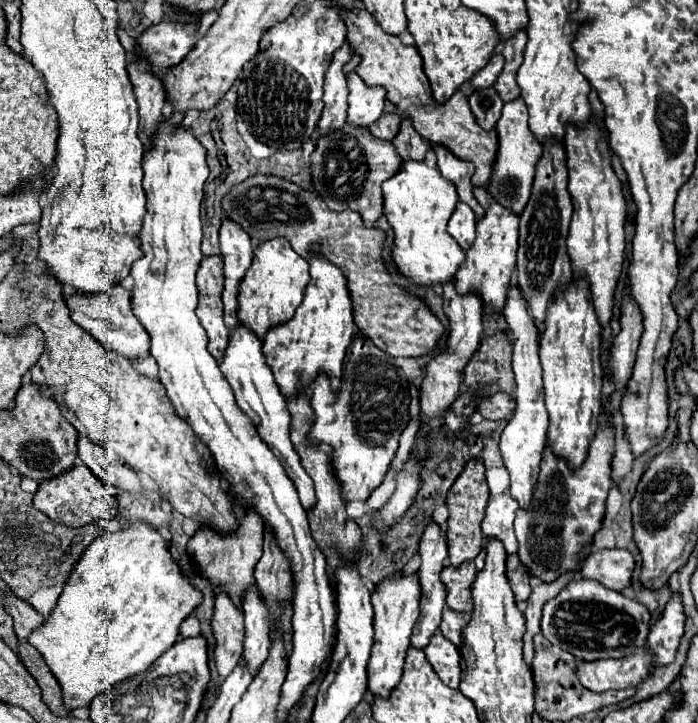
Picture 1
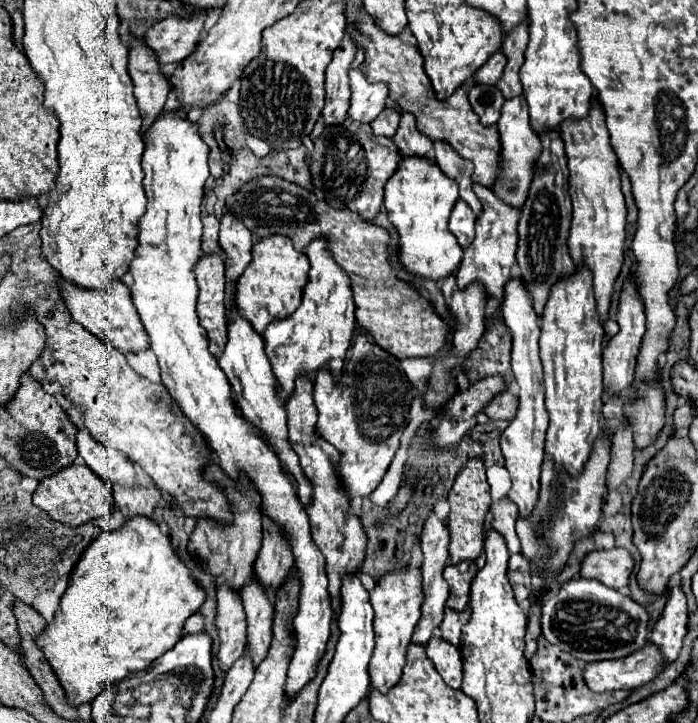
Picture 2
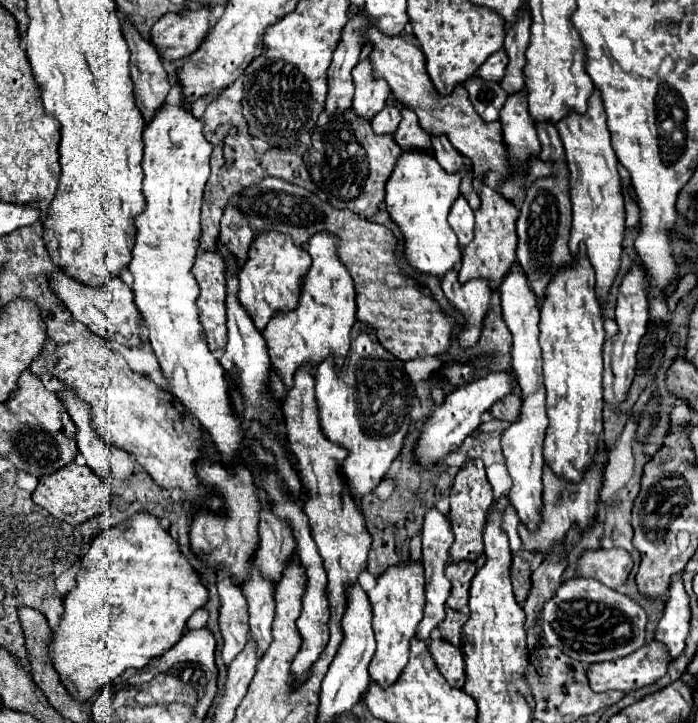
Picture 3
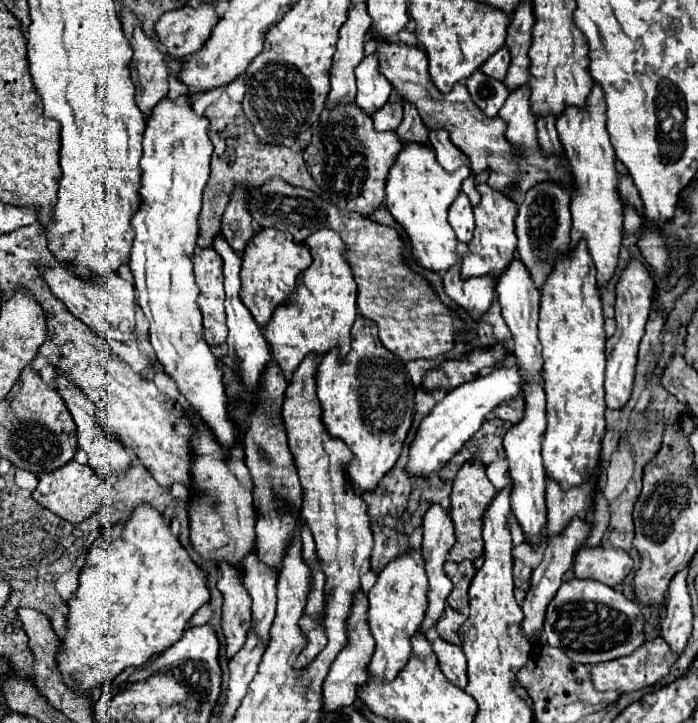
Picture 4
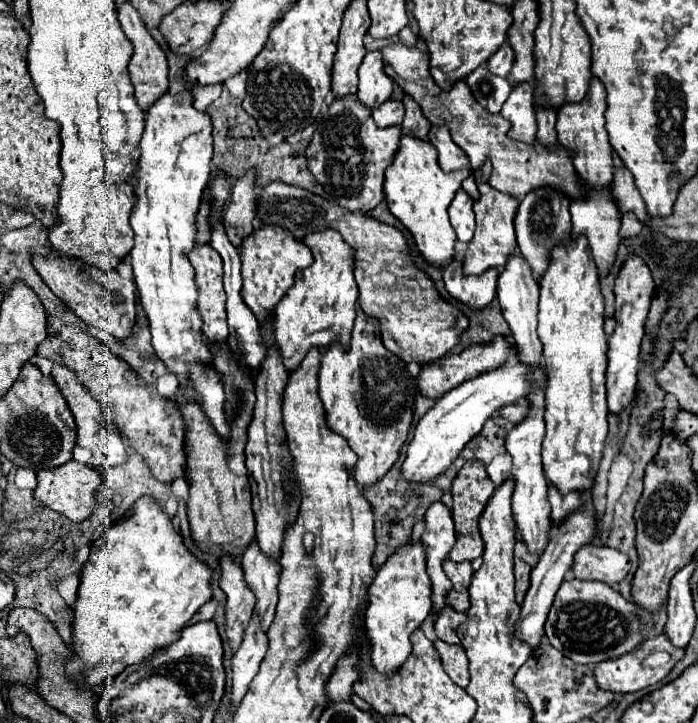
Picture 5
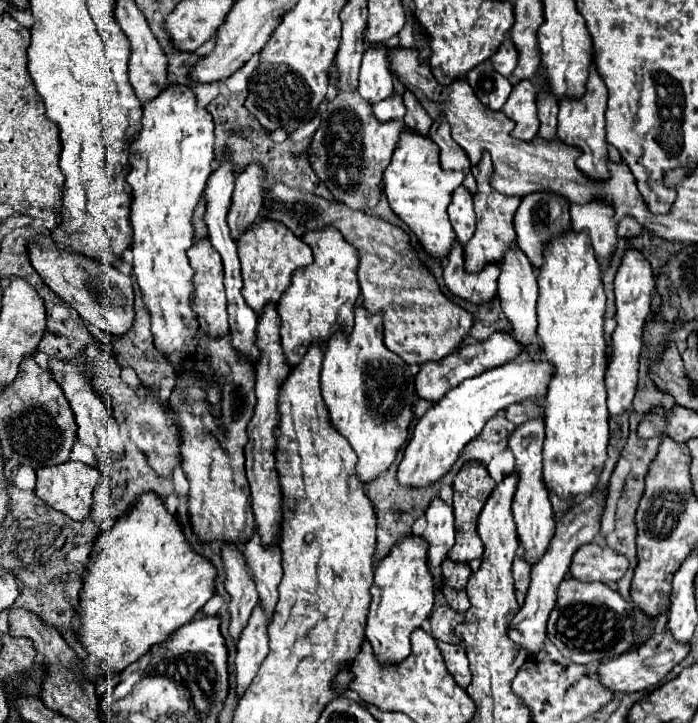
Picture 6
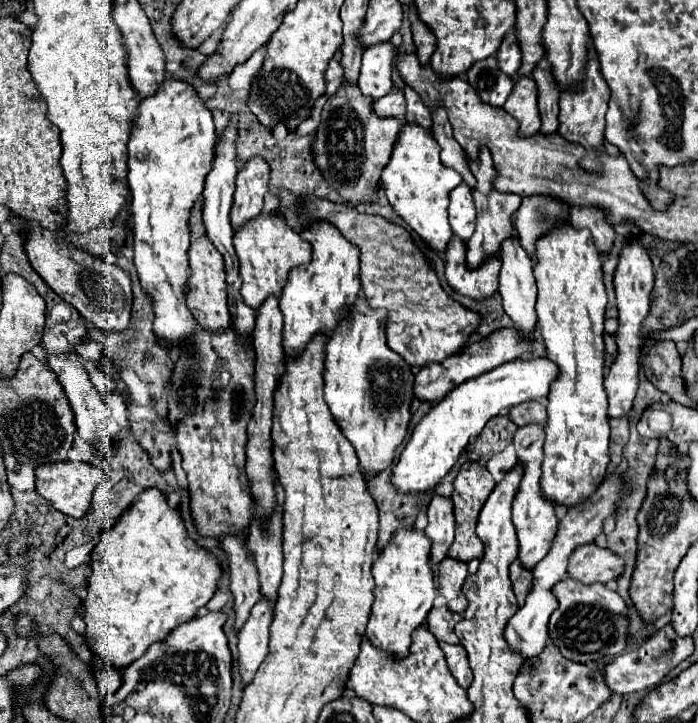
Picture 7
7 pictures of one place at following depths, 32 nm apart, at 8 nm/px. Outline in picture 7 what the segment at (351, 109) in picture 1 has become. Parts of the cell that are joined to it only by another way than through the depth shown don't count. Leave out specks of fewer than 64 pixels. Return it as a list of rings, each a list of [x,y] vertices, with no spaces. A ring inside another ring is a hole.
[[[388,42],[374,44],[364,50],[360,68],[360,92],[372,100],[386,96],[392,90],[392,62],[396,48]]]

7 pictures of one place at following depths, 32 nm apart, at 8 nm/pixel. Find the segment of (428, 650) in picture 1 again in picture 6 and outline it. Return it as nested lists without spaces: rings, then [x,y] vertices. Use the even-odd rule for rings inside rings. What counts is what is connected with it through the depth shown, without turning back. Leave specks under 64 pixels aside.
[[[436,642],[436,646],[440,648],[444,664],[446,664],[446,670],[450,672],[454,682],[460,688],[466,688],[470,684],[472,674],[468,670],[468,658],[466,658],[464,648],[462,646],[452,646],[452,644],[446,644],[446,642]]]

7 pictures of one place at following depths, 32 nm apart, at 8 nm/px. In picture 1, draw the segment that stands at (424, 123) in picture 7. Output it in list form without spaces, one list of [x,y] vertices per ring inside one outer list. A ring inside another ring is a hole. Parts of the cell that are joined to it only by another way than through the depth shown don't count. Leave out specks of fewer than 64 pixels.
[[[408,118],[402,120],[400,132],[398,132],[396,140],[392,140],[392,144],[404,162],[406,160],[420,160],[422,162],[430,150],[430,144],[412,128],[412,124],[408,124]]]

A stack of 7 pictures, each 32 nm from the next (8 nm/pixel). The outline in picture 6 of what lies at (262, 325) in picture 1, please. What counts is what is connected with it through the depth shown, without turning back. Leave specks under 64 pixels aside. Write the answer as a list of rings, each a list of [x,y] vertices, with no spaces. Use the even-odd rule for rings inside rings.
[[[260,220],[258,224],[250,226],[250,232],[244,232],[244,236],[240,236],[238,256],[242,262],[244,278],[242,296],[258,316],[262,314],[264,306],[268,306],[270,302],[276,304],[280,300],[282,292],[292,282],[294,270],[312,264],[312,250],[308,248],[308,244],[304,244],[302,238],[288,232],[288,228],[284,228],[282,224],[274,224],[272,220]]]

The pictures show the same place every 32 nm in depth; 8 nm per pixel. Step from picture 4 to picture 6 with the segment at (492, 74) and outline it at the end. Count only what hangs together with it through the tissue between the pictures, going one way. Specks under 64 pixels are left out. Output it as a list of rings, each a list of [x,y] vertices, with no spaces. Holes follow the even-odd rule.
[[[504,40],[504,44],[498,48],[498,52],[490,58],[492,62],[492,68],[502,74],[502,76],[510,76],[512,74],[512,68],[516,68],[516,48],[512,48],[512,40]]]

